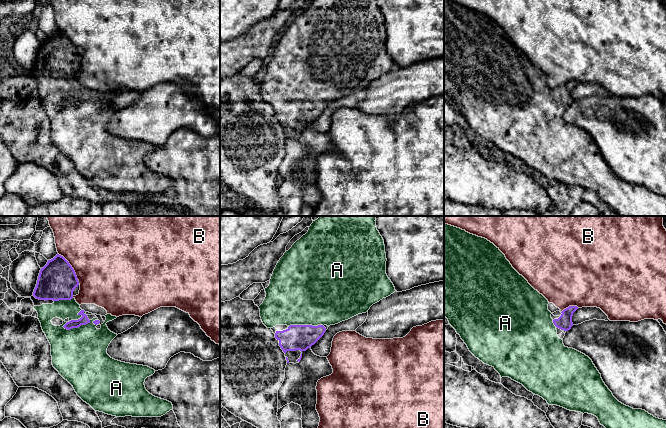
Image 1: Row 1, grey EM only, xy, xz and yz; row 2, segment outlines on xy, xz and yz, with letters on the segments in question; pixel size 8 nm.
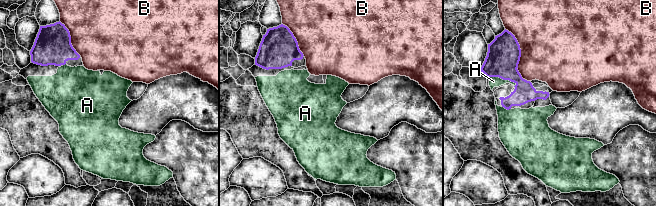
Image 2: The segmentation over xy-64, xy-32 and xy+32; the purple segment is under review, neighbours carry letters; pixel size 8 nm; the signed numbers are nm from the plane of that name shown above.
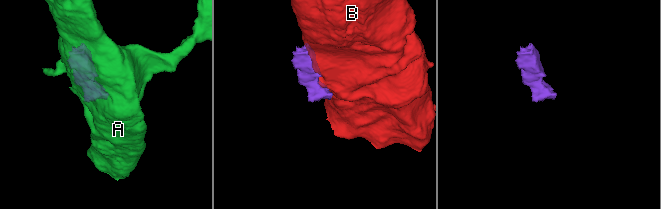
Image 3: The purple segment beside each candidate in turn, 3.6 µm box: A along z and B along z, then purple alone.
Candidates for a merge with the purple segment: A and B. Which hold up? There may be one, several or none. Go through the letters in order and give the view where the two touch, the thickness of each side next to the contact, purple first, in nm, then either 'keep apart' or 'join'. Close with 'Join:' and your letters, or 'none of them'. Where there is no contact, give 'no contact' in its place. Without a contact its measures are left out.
A: contact in xy; calibres 70 and 440 nm; join
B: contact in xy; calibres 300 and 500 nm; keep apart
Join: A

